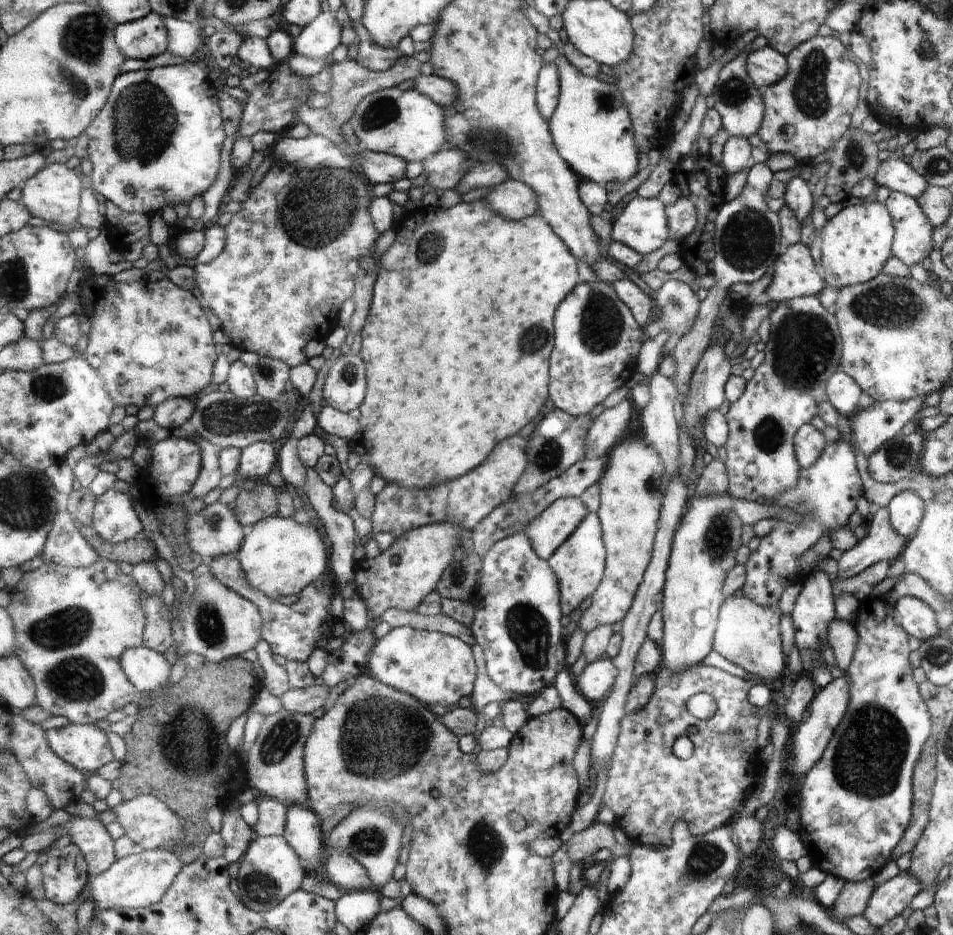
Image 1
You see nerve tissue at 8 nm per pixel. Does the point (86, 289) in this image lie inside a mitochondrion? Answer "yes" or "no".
no

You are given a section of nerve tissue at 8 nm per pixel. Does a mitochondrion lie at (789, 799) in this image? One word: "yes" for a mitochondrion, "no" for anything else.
no

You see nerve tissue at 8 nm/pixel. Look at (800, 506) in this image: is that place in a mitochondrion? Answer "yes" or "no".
no

